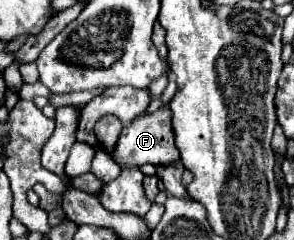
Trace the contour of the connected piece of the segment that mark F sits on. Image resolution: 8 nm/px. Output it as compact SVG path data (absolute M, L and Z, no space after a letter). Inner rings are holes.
M161 107L153 113L143 113L137 119L133 119L121 131L121 137L119 137L111 157L119 165L137 165L137 167L145 165L145 163L161 167L161 165L171 165L171 163L179 161L179 149L175 147L175 133L171 131L171 109Z

